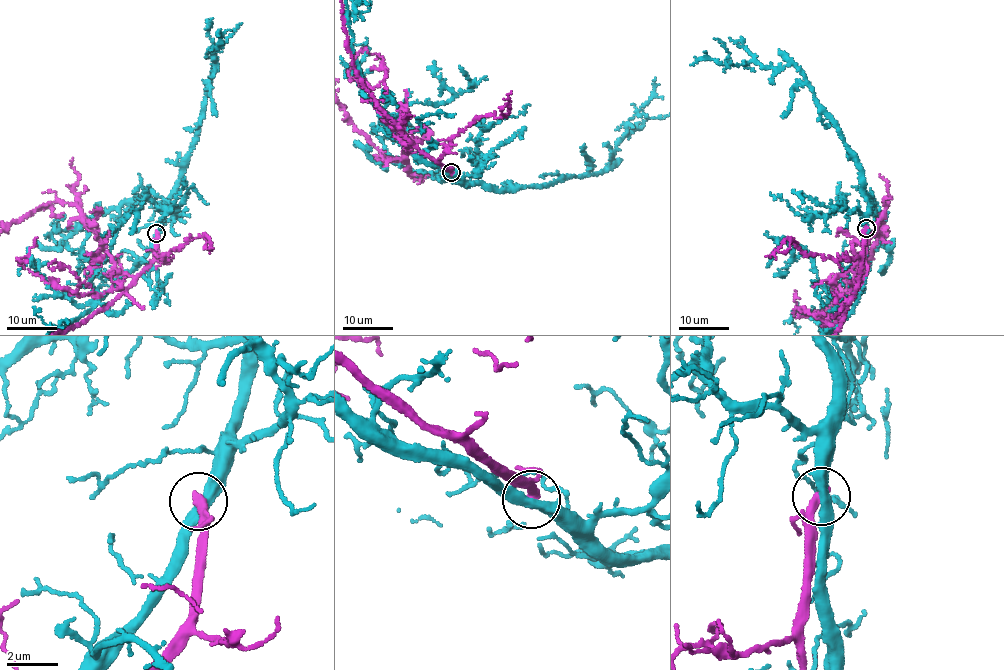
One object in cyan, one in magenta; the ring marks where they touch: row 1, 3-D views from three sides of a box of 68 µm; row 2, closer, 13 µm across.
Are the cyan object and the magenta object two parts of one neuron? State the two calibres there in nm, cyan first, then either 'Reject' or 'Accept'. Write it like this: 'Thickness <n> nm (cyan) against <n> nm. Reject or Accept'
Thickness 400 nm (cyan) against 360 nm. Reject

